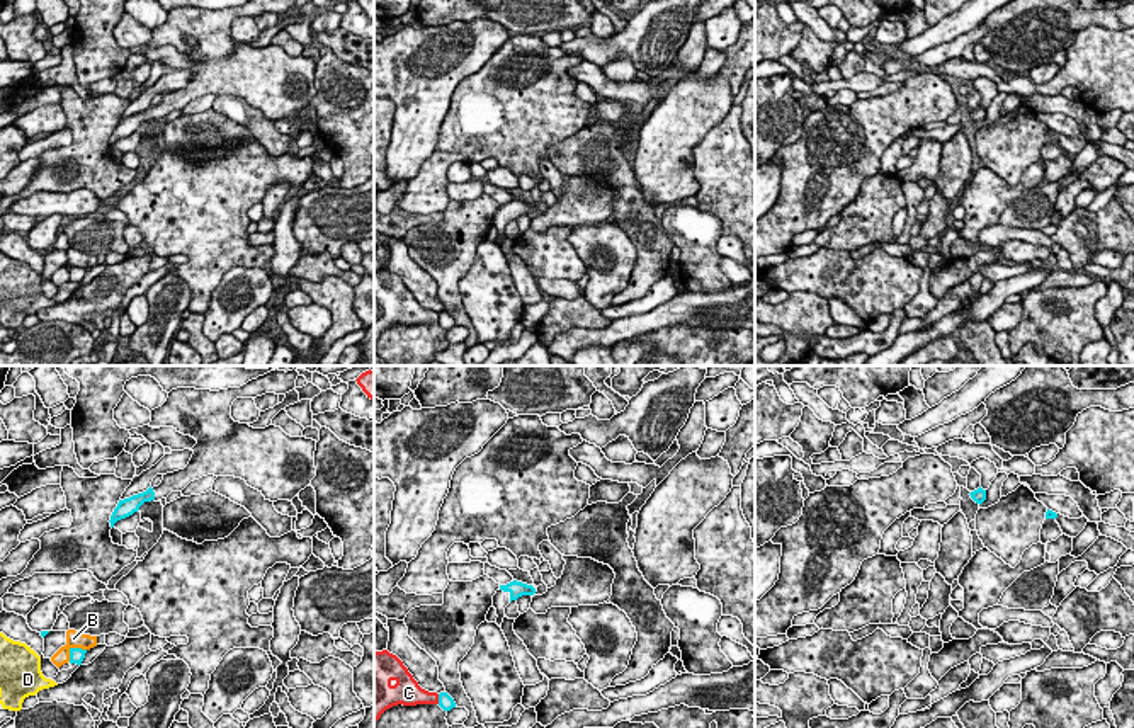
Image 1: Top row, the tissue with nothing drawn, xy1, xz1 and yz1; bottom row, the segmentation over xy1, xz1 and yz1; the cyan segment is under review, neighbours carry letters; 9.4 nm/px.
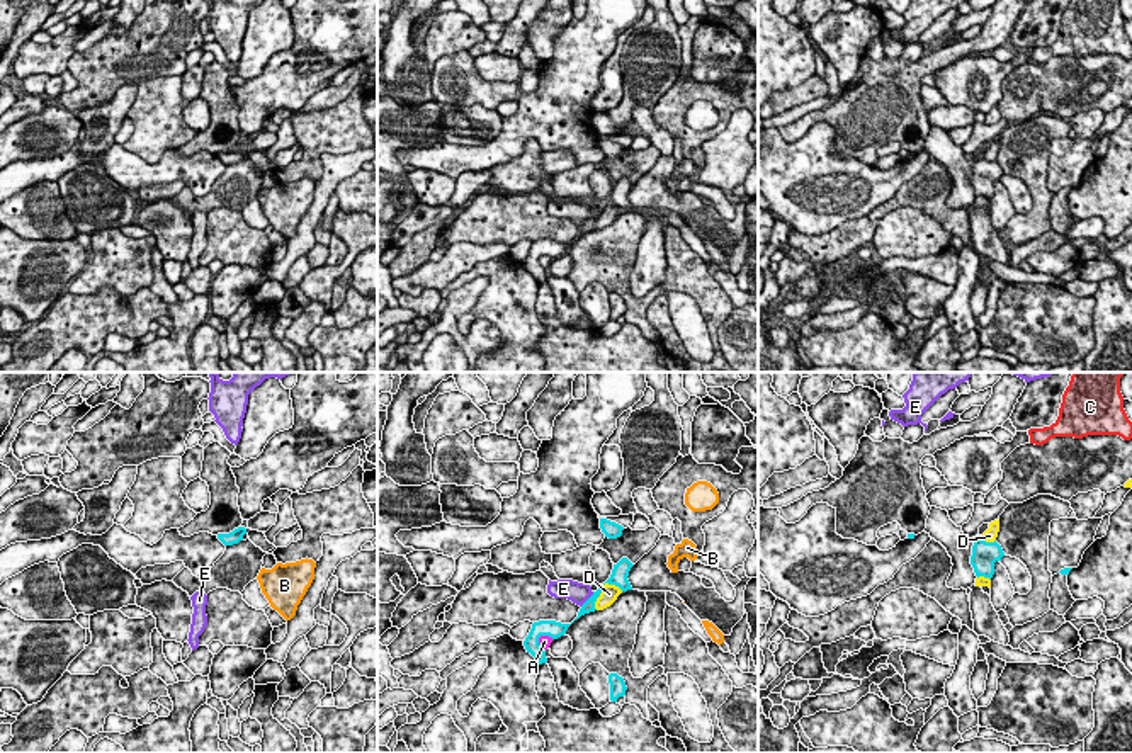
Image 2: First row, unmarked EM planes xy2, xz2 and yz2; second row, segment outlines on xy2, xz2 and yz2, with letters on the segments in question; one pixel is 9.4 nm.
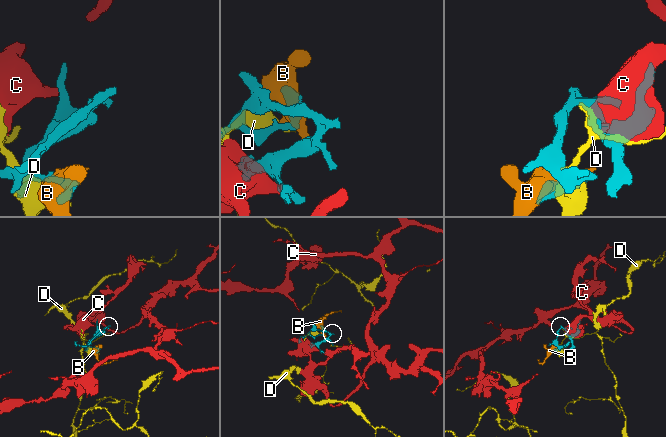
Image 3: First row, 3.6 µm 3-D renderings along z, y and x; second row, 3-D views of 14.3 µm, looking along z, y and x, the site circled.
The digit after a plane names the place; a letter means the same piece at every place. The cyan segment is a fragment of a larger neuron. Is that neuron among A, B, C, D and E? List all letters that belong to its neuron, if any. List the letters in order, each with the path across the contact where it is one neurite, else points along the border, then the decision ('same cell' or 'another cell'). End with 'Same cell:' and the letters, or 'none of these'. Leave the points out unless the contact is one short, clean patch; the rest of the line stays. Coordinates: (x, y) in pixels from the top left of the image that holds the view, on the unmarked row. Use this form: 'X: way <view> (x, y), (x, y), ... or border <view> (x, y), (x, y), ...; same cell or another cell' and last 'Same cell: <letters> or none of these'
A: border xz2 (548, 254), (539, 257), (543, 269); another cell
B: another cell
C: border xz1 (437, 313), (439, 322); another cell
D: another cell
E: border xz2 (594, 211), (580, 225); another cell
Same cell: none of these

